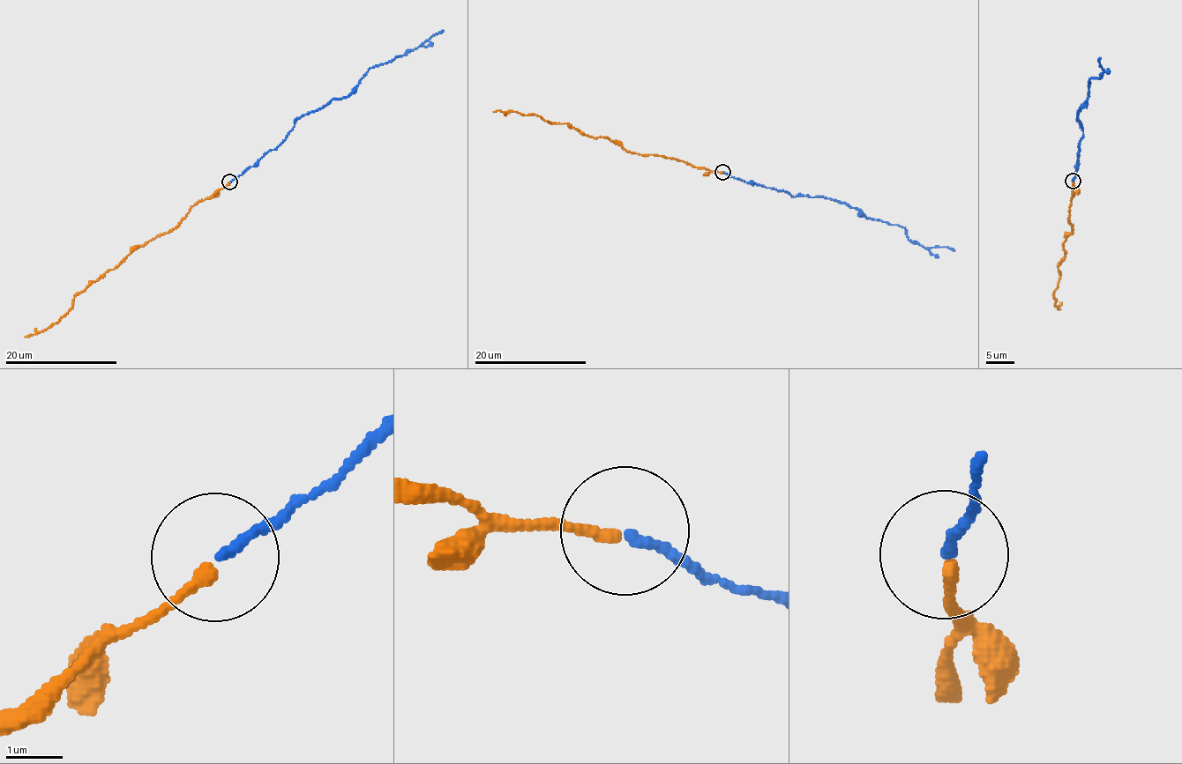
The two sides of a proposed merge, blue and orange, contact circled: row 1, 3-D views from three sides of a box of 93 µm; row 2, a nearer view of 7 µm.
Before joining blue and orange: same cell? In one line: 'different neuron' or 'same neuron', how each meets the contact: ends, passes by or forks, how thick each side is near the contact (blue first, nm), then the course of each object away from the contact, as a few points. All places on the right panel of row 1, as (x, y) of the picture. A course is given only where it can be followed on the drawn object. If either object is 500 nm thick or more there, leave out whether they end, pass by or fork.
same neuron; blue ends; orange ends; calibres 170 and 190 nm; course blue (1073, 181), (1083, 130), (1076, 119), (1078, 111), (1087, 99), (1088, 82), (1103, 71), (1100, 57); course orange (1073, 181), (1072, 232), (1063, 243), (1066, 253), (1058, 267), (1061, 275), (1053, 294), (1060, 309)

